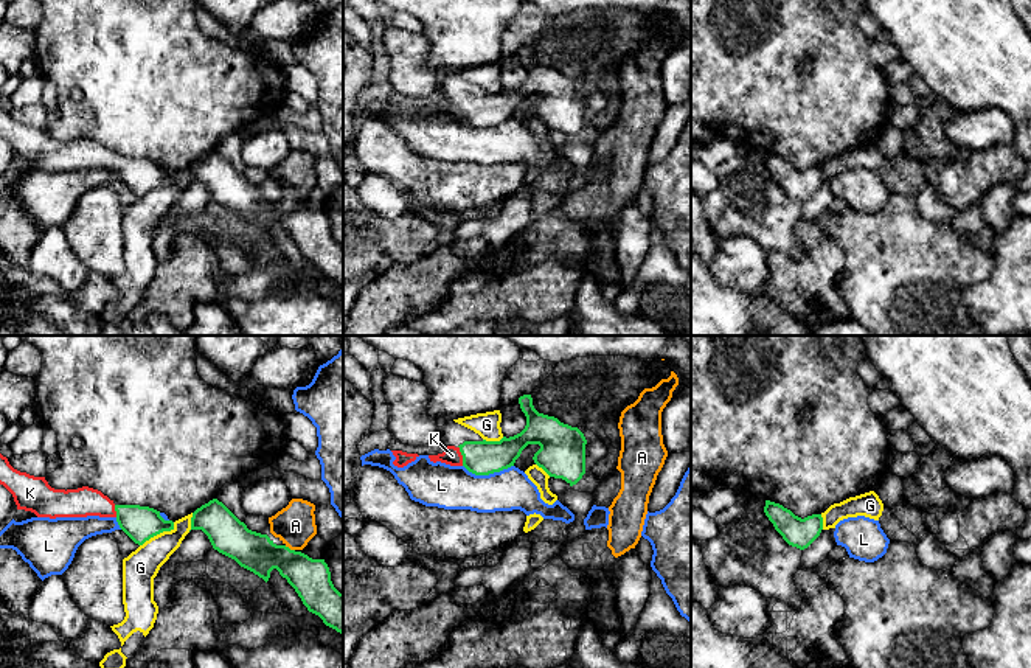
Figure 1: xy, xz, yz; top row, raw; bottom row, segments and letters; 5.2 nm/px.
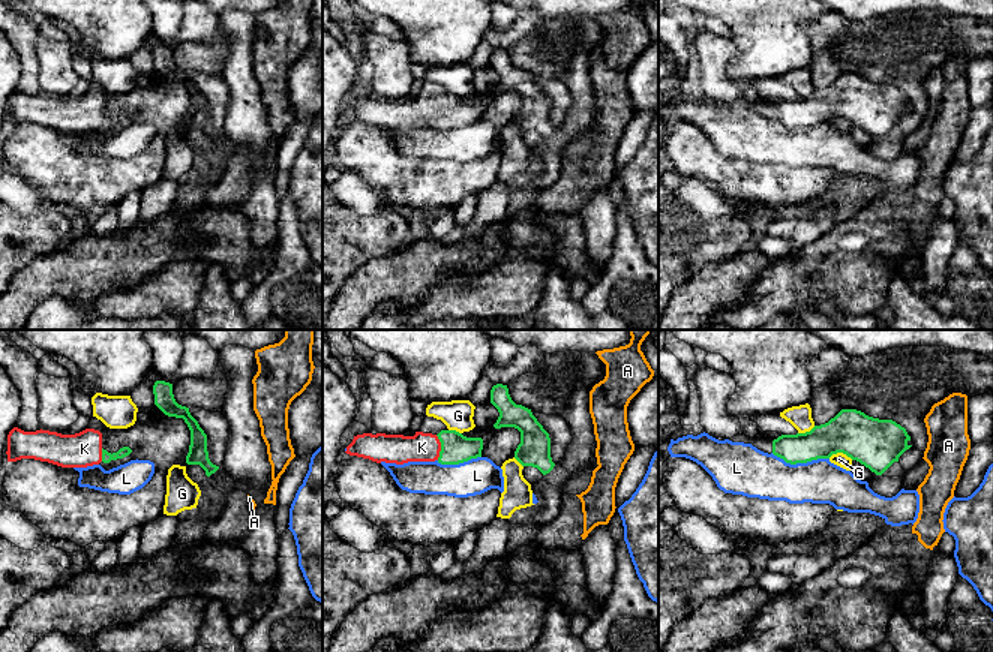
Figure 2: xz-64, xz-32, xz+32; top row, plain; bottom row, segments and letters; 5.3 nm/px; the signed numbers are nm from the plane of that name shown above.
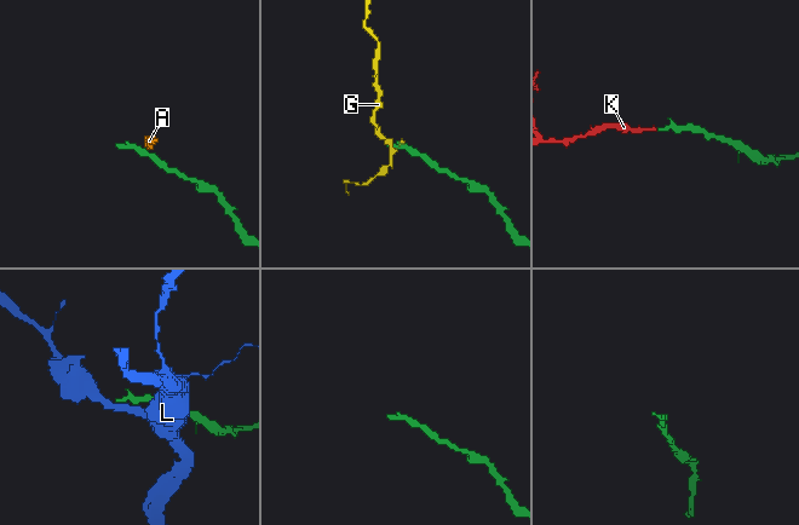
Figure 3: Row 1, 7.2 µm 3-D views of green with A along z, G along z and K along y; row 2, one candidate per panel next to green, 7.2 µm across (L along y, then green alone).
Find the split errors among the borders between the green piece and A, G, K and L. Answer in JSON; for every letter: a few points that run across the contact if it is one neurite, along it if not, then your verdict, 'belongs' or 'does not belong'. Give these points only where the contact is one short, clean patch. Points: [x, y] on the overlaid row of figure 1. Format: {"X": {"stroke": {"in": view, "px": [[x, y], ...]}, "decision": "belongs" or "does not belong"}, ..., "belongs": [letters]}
{"A": {"stroke": {"in": "xy", "px": [[284, 546], [294, 550]]}, "decision": "does not belong"}, "G": {"stroke": {"in": "xy", "px": [[174, 522], [170, 530], [151, 536], [140, 546]]}, "decision": "does not belong"}, "K": {"decision": "belongs"}, "L": {"decision": "does not belong"}, "belongs": ["K"]}

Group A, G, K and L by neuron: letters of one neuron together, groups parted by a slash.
A / G / K / L

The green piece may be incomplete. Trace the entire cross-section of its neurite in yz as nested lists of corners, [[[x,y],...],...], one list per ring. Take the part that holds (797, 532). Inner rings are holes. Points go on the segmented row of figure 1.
[[[765,500],[764,513],[783,539],[800,550],[807,548],[823,530],[821,514],[801,519],[790,510],[770,500]]]

